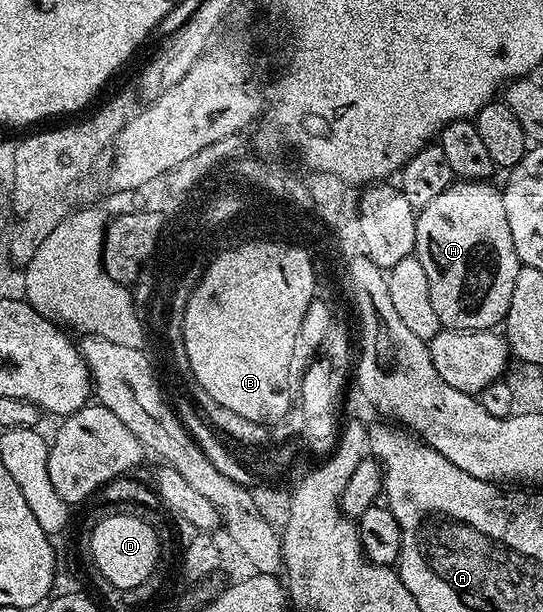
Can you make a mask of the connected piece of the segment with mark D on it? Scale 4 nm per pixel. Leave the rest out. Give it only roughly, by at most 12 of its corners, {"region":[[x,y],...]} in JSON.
{"region":[[144,519],[91,527],[93,563],[114,587],[144,583],[160,564]]}

